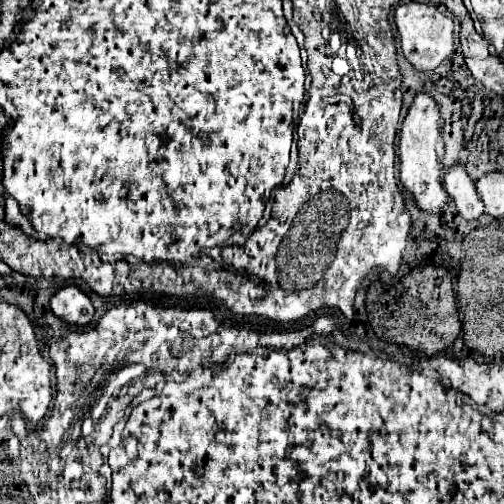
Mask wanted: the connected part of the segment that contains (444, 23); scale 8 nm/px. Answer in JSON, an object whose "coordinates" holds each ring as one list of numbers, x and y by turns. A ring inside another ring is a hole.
{"coordinates":[[409,1,409,3,401,3,395,9,395,25,401,37,401,49,405,59,421,71,427,69,435,69,451,51,453,51,453,19,445,13,441,13,437,7,425,5,425,3,417,3,417,1]]}

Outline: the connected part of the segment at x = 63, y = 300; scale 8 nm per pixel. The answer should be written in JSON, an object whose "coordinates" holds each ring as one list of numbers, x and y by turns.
{"coordinates":[[75,285,61,287,51,299,49,299,51,311,73,325,87,325,93,319,93,303,91,299]]}

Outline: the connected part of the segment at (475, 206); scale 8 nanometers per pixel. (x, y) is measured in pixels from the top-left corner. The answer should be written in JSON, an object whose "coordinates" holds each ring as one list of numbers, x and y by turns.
{"coordinates":[[455,163,447,169,443,185,447,193,455,199,455,205,465,219,477,219,483,213,483,201,475,189,475,181,467,175,461,163]]}

